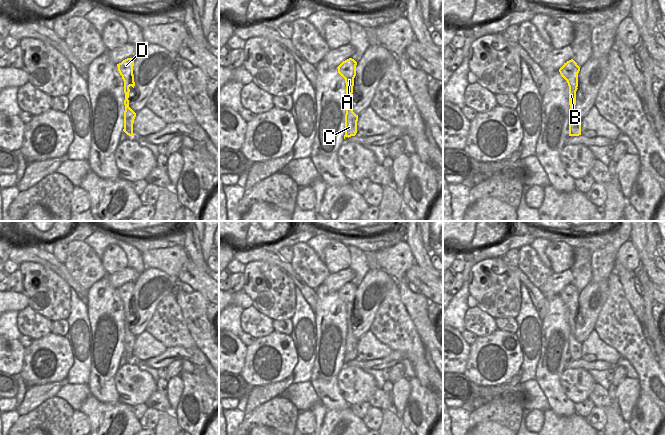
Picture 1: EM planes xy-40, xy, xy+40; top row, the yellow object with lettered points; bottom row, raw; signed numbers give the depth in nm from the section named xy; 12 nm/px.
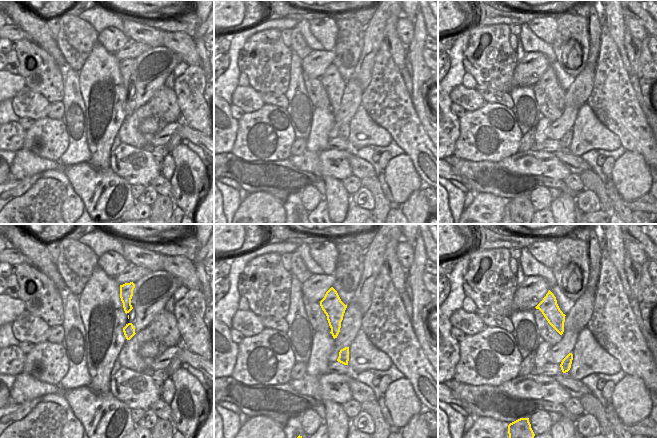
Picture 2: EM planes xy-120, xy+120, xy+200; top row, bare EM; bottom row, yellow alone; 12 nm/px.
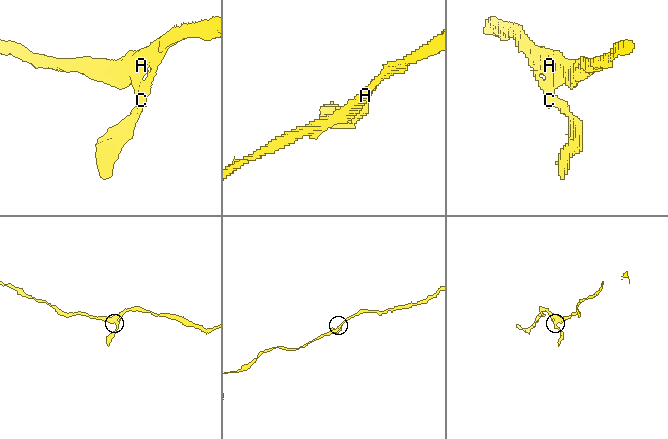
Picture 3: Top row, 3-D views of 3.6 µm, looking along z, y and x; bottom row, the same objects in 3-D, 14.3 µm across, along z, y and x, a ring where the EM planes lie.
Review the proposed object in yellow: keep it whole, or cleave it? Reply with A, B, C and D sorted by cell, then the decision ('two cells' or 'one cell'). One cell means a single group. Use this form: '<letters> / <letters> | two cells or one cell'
A B C D | one cell

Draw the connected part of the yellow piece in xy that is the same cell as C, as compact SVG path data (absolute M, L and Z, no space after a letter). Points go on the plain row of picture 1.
M349 282L343 285L338 291L338 297L345 303L346 307L346 326L348 328L345 338L345 359L346 361L355 360L357 357L358 339L352 334L352 317L354 310L354 302L356 300L357 286Z

